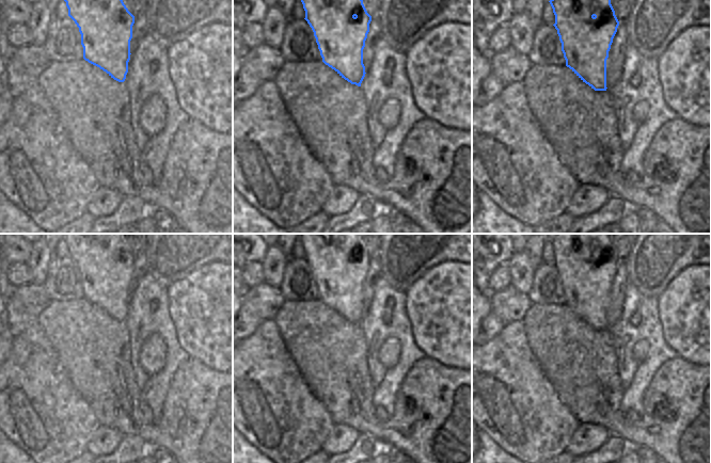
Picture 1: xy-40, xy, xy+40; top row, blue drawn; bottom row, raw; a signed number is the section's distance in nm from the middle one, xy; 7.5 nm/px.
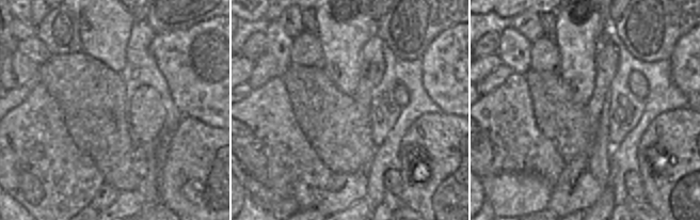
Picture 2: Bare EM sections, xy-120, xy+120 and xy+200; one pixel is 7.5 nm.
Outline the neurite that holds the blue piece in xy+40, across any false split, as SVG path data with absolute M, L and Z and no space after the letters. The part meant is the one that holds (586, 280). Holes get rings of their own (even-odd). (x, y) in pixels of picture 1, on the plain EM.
M555 234L549 241L555 254L553 265L562 282L566 305L595 330L606 330L606 299L619 265L611 243L611 234Z

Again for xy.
M299 234L305 250L305 259L312 267L322 301L342 317L361 325L365 316L363 288L369 271L372 255L361 234Z

